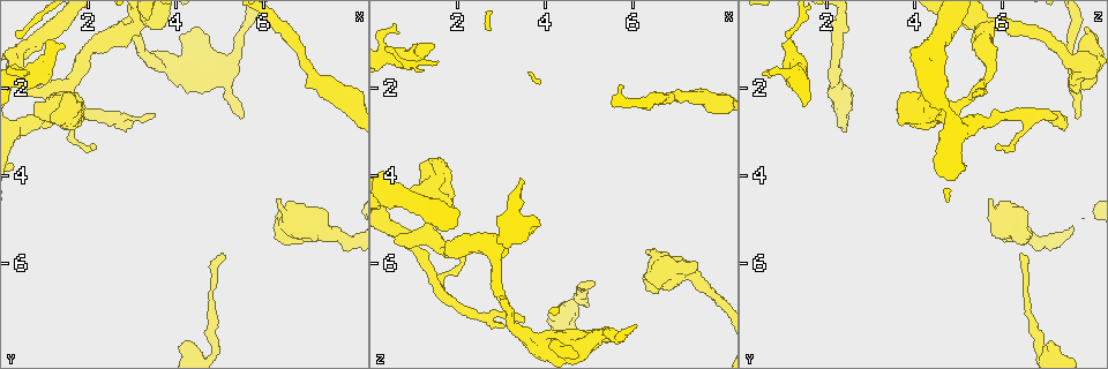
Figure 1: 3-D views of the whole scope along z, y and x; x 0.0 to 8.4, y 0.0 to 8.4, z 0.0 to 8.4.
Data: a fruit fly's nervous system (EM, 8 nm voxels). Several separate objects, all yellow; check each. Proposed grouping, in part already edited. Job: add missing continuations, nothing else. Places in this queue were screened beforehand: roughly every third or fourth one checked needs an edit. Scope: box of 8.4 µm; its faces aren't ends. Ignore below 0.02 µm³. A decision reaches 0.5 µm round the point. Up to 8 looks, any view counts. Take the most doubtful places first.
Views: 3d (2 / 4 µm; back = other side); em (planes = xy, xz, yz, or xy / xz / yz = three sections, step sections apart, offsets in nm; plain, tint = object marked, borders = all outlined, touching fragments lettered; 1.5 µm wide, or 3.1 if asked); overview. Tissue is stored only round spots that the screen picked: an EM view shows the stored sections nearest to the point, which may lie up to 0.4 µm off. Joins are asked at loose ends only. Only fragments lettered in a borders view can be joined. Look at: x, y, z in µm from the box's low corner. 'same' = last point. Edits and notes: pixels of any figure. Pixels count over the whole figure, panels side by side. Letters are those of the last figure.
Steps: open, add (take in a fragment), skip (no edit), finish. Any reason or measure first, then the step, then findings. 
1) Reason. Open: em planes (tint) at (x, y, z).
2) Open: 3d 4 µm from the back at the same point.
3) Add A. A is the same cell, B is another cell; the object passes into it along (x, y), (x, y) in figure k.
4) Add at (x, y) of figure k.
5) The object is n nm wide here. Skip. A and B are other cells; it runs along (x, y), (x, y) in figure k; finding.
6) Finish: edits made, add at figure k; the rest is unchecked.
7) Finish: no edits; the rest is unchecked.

Branch stops here. Open: em planes (borders) at (1.45, 1.05, 1.00).

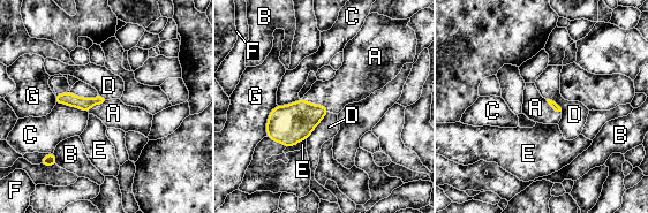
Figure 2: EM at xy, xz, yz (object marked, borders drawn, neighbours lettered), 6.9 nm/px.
Add A. A is the same cell, B, C, D, E, F and G are other cells; the object passes into it along (288, 124), (316, 105), (346, 86) in figure 2; it goes on there.

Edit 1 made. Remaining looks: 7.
See it whole again. Open: overview.

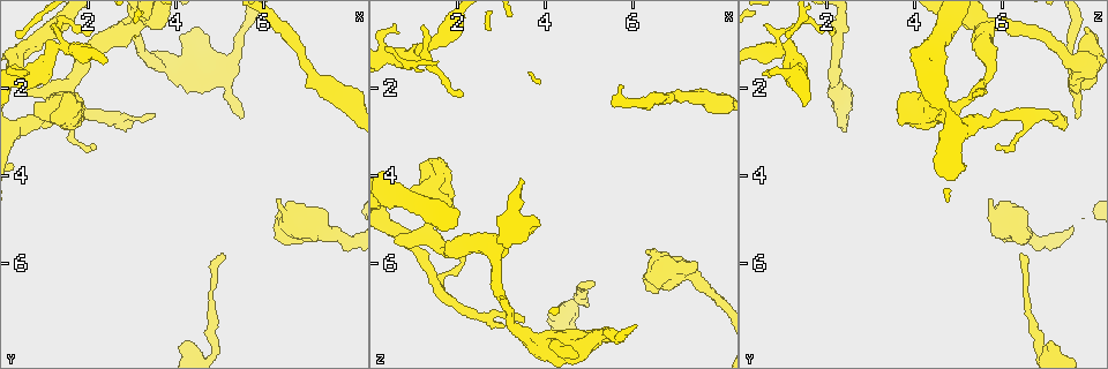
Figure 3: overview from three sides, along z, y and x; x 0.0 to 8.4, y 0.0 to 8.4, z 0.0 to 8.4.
An open end. Open: 3d 2 µm at (6.30, 5.45, 6.60).

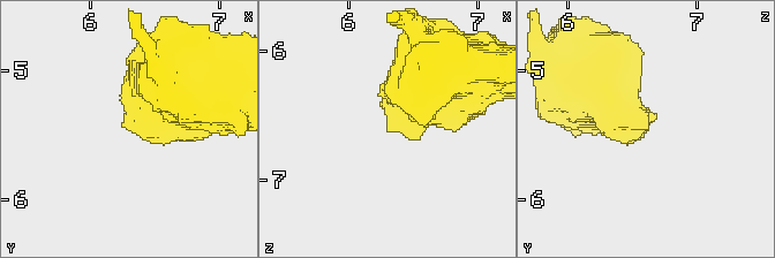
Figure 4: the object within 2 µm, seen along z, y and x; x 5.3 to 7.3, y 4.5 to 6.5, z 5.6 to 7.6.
Open: em xy step 4 (borders) at (6.32, 5.44, 6.58).

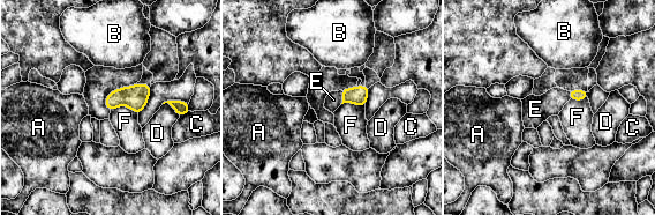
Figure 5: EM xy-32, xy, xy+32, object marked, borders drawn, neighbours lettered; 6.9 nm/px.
The longest contact is with F, 190 nm. Add E. E is the same cell, A, B, C, D and F are other cells; it goes on there.

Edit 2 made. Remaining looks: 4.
Branch stops here. Open: em planes (borders) at (5.50, 2.70, 7.70).

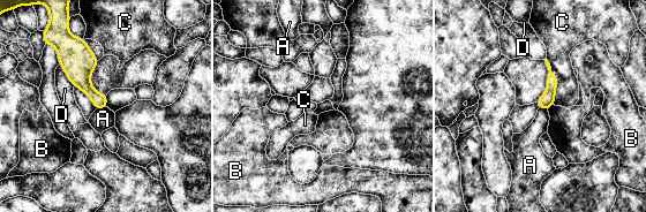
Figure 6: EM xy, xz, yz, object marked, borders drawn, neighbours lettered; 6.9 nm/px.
The longest contact is with C, 340 nm. Skip. A, B, C and D are other cells; none of them fits.

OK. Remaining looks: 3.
Finish: edits made, add at figure 2, add at figure 5; the rest is unchecked.

